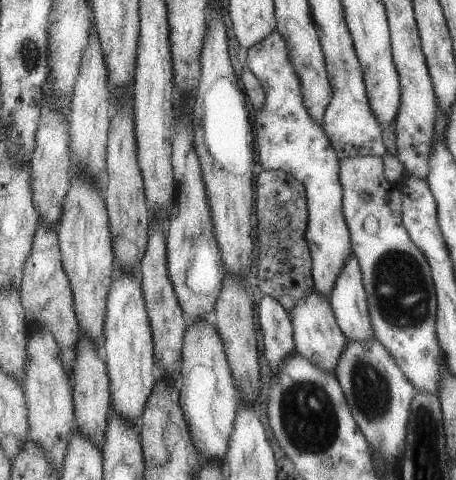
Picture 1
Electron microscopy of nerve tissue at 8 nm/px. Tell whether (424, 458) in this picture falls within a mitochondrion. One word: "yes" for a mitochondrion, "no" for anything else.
yes

